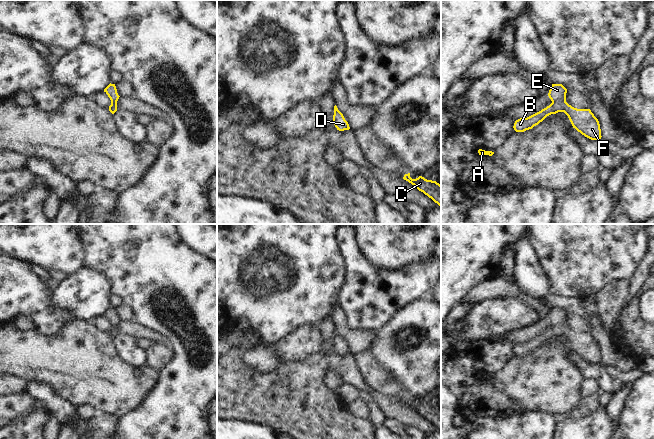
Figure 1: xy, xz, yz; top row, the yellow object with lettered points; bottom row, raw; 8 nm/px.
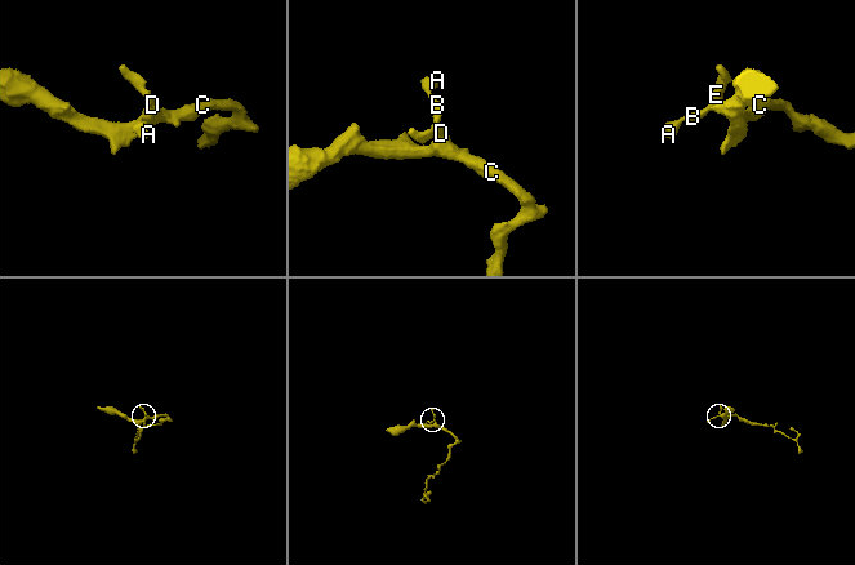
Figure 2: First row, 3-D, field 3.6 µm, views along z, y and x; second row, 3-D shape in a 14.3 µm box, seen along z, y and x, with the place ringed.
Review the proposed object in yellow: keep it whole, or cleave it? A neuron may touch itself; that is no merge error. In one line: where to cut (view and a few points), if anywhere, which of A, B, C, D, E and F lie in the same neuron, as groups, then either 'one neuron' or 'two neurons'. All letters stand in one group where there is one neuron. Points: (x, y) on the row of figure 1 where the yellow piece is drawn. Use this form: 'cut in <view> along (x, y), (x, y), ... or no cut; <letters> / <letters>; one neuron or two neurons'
no cut; A B C D E F; one neuron

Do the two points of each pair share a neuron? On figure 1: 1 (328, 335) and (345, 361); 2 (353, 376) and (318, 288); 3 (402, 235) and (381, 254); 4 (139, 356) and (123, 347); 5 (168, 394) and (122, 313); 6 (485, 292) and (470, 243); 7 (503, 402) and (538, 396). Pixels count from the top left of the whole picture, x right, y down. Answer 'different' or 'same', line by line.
1: same
2: different
3: same
4: same
5: different
6: different
7: different

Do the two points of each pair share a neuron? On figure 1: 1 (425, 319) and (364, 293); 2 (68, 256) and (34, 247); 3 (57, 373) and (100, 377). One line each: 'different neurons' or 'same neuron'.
1: different neurons
2: same neuron
3: same neuron

